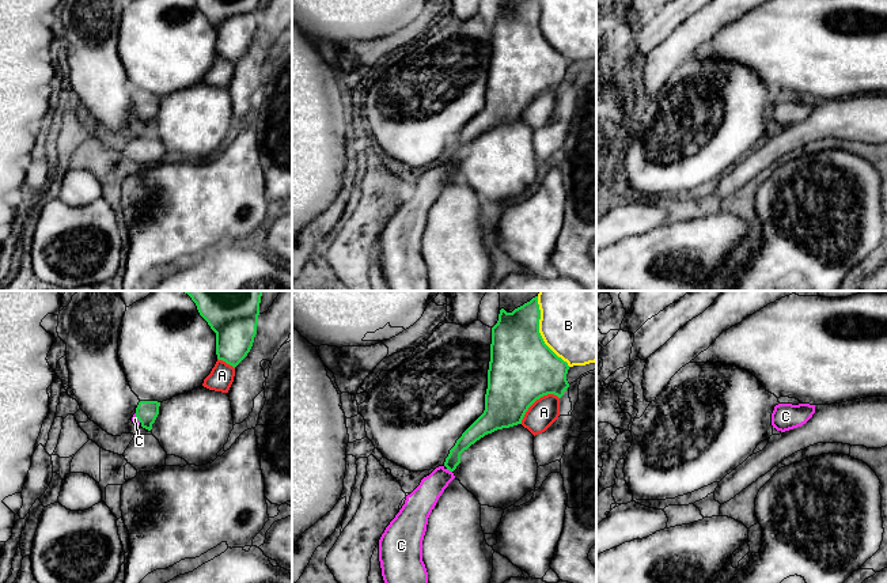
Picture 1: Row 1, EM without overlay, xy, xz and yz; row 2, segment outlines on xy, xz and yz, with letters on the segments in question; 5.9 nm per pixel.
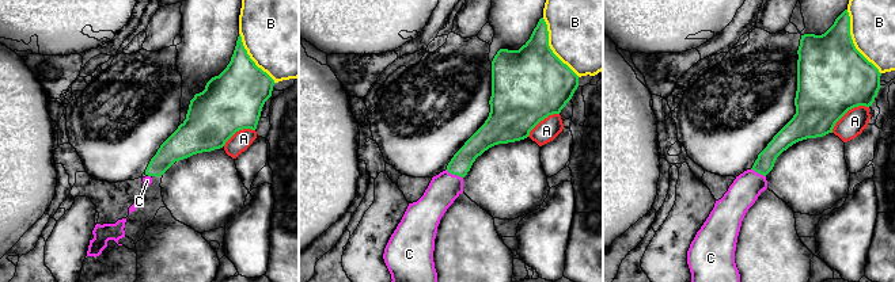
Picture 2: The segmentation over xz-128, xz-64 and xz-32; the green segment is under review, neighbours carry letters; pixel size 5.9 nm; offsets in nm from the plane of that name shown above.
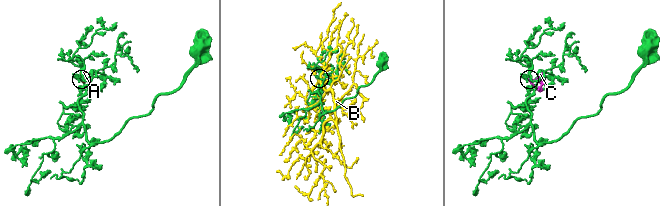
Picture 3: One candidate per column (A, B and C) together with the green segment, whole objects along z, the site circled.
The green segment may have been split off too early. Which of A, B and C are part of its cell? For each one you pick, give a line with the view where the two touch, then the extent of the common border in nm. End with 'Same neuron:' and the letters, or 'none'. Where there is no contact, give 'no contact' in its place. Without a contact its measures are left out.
C: xz | 40 nm
Same neuron: C

